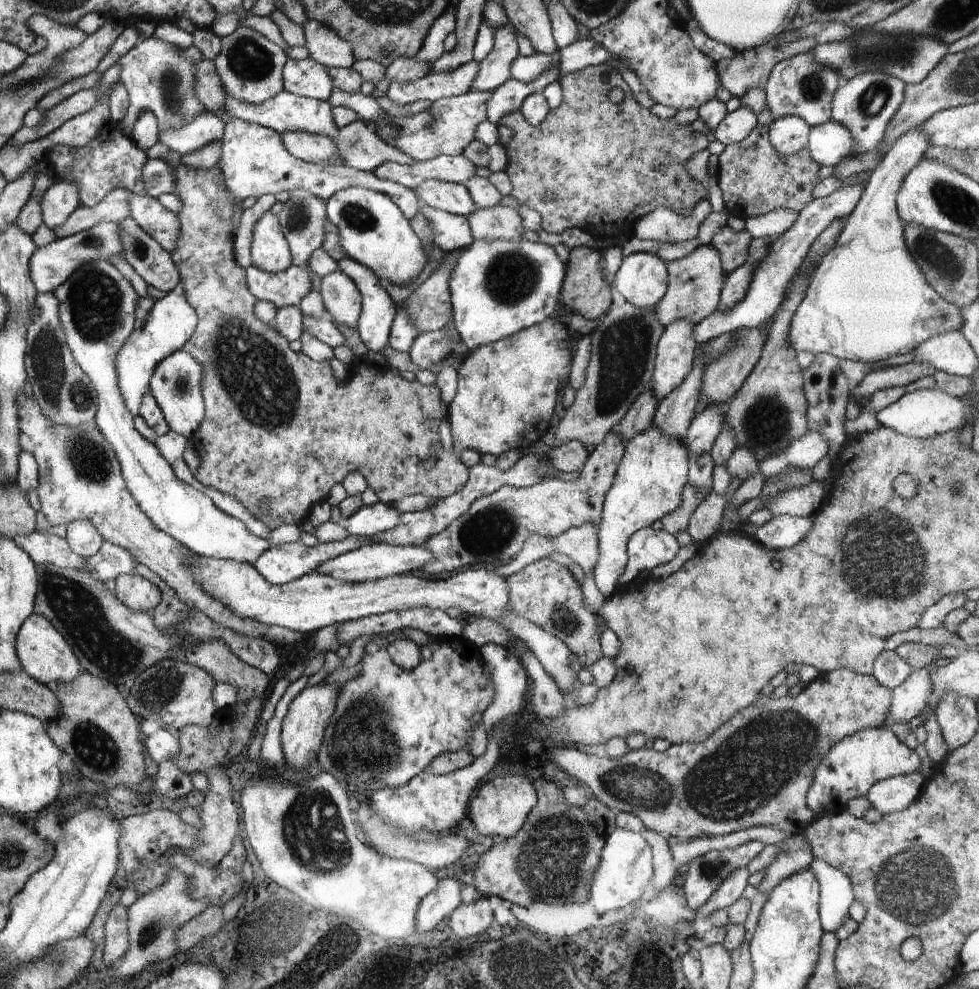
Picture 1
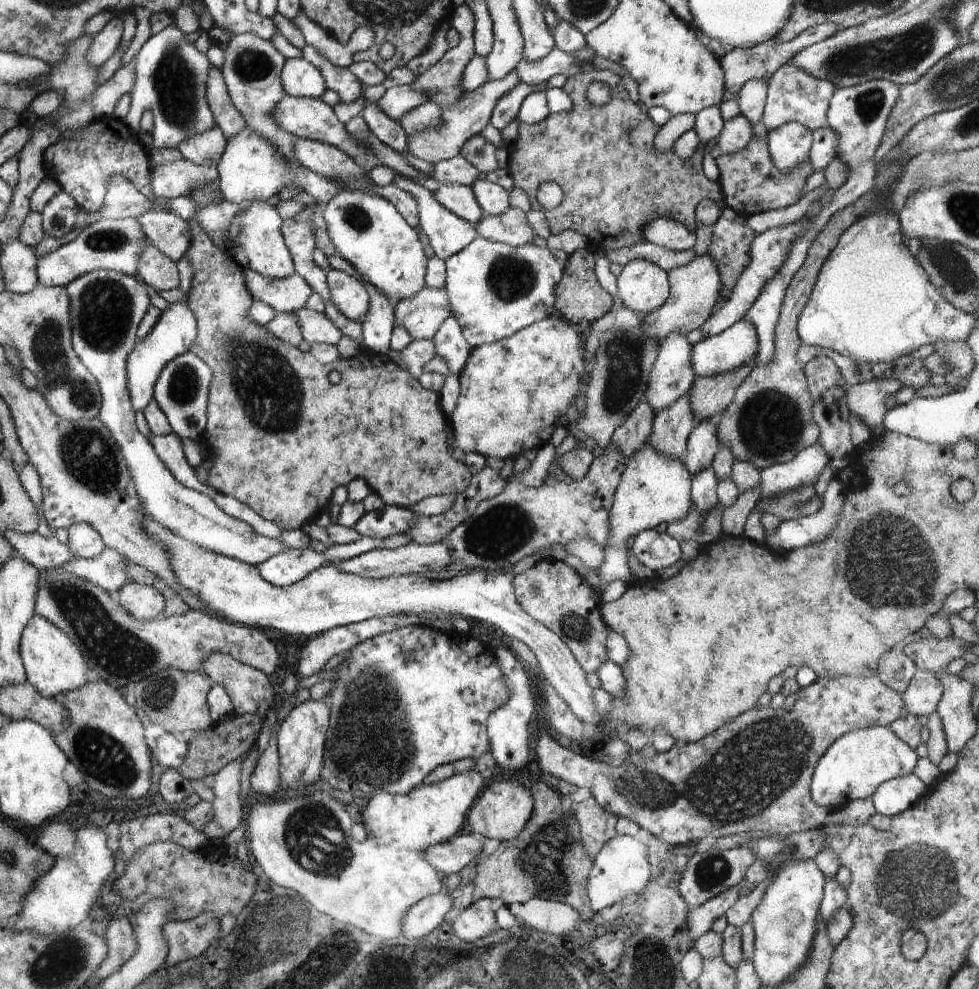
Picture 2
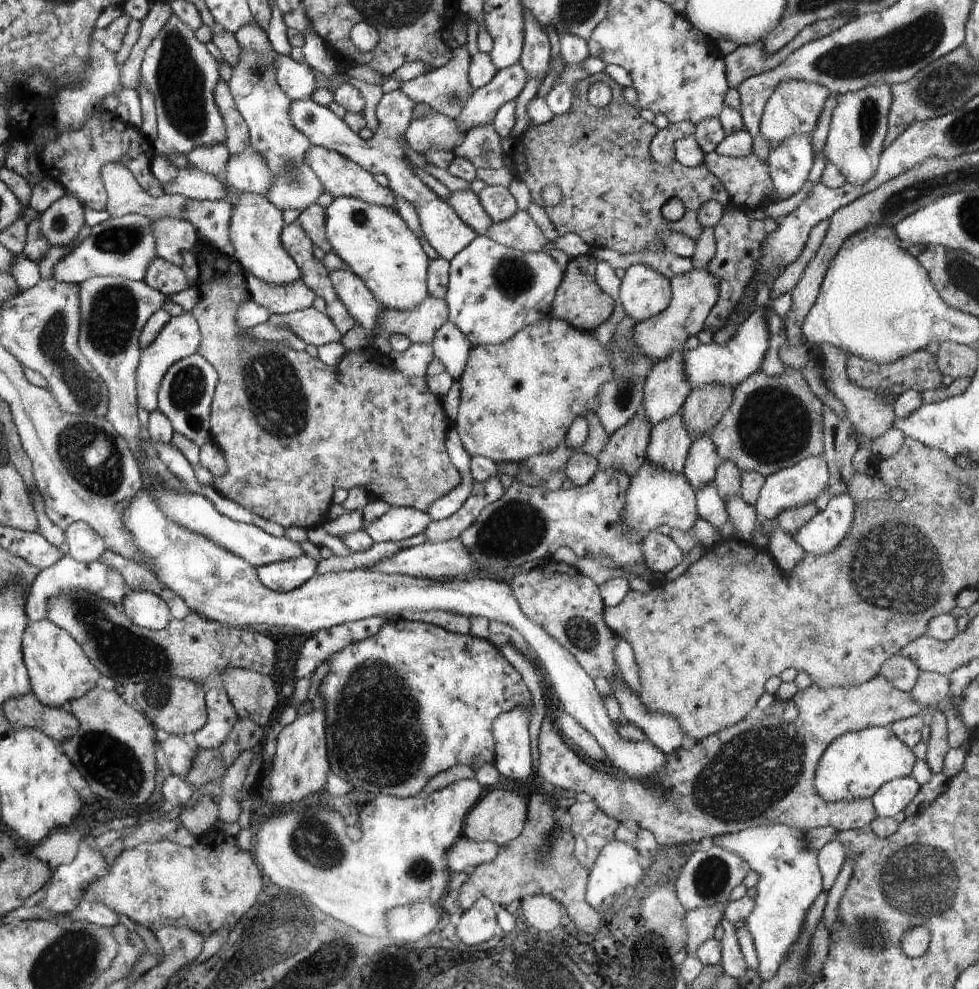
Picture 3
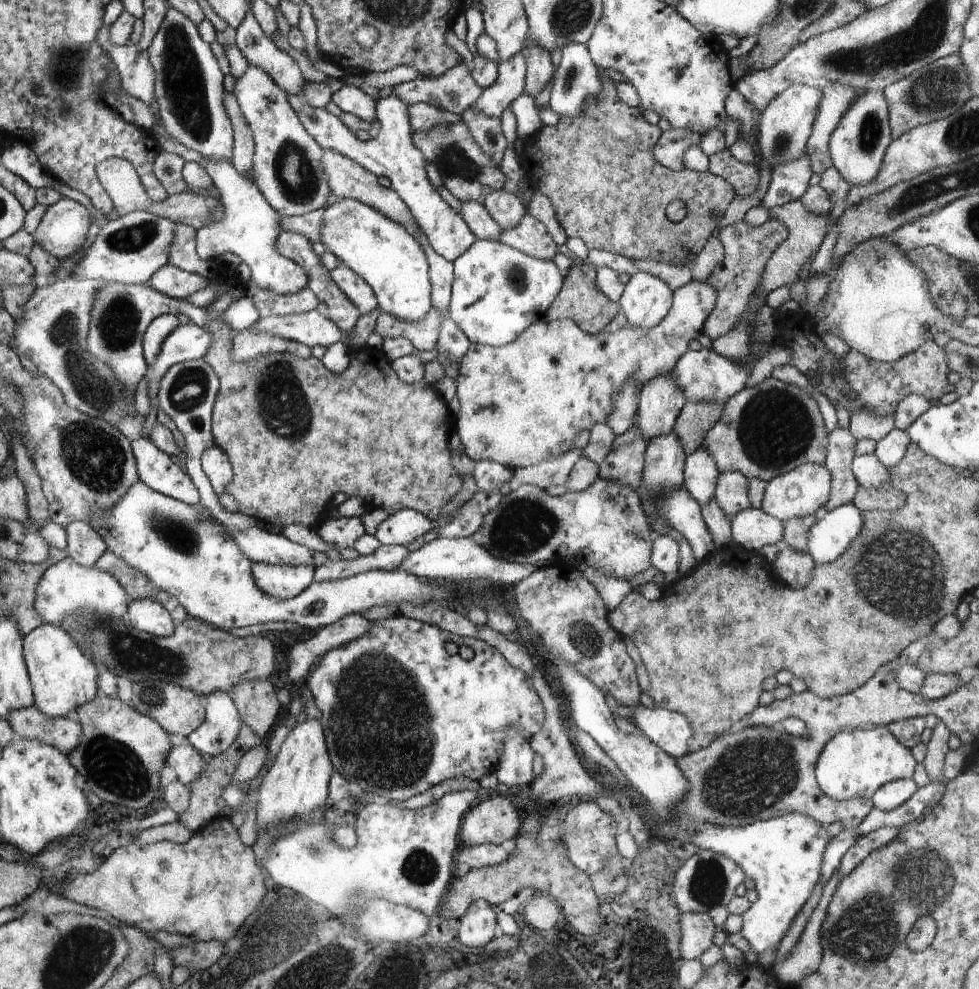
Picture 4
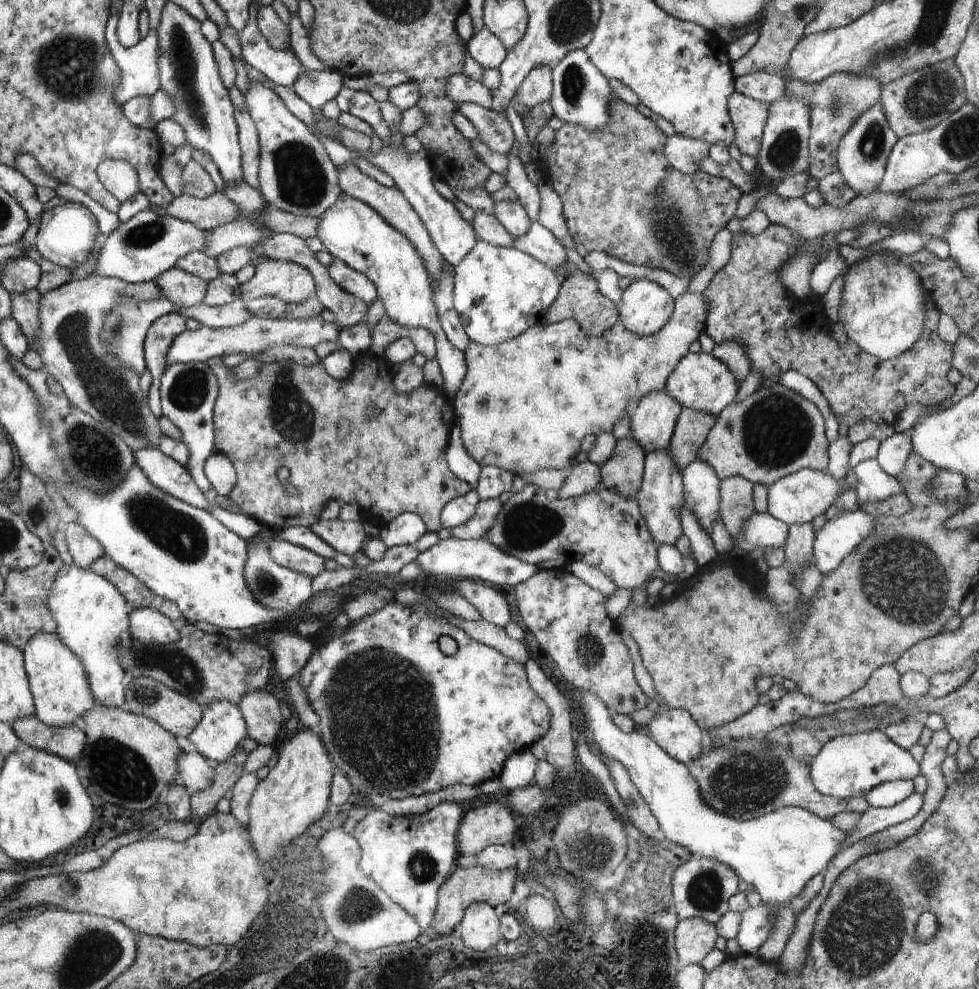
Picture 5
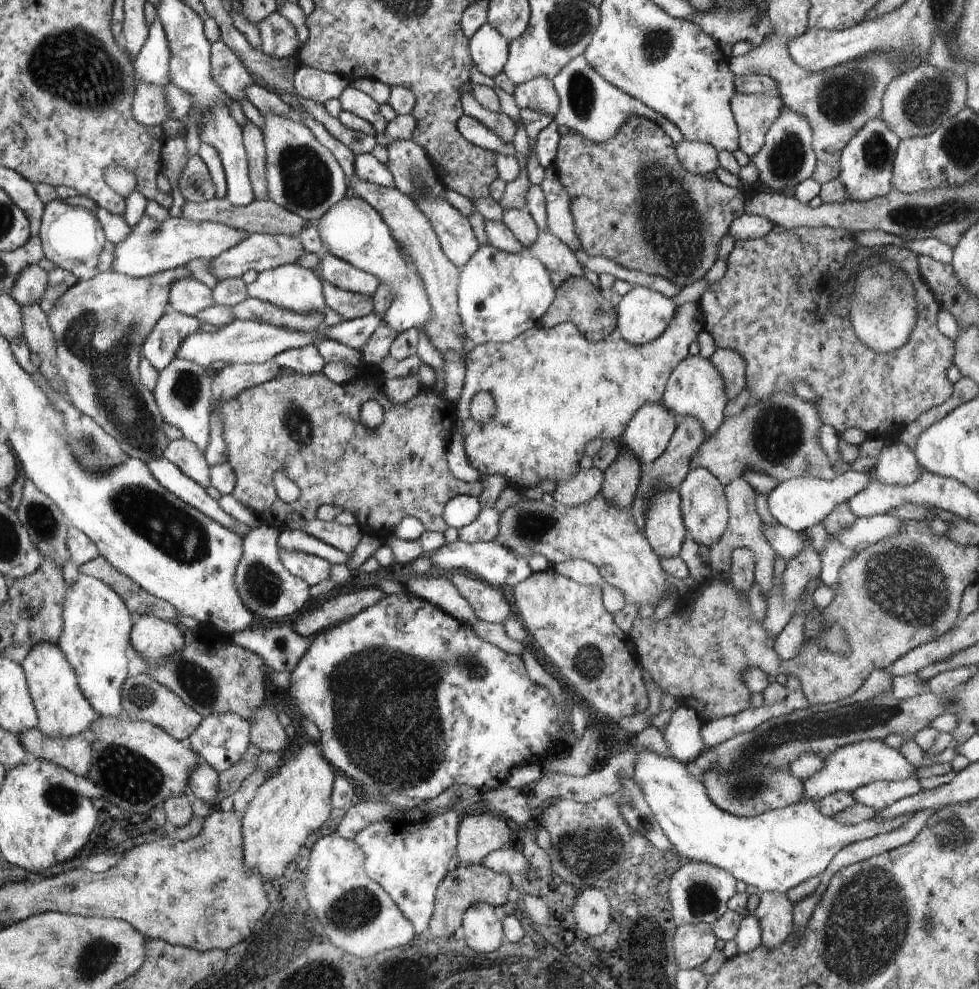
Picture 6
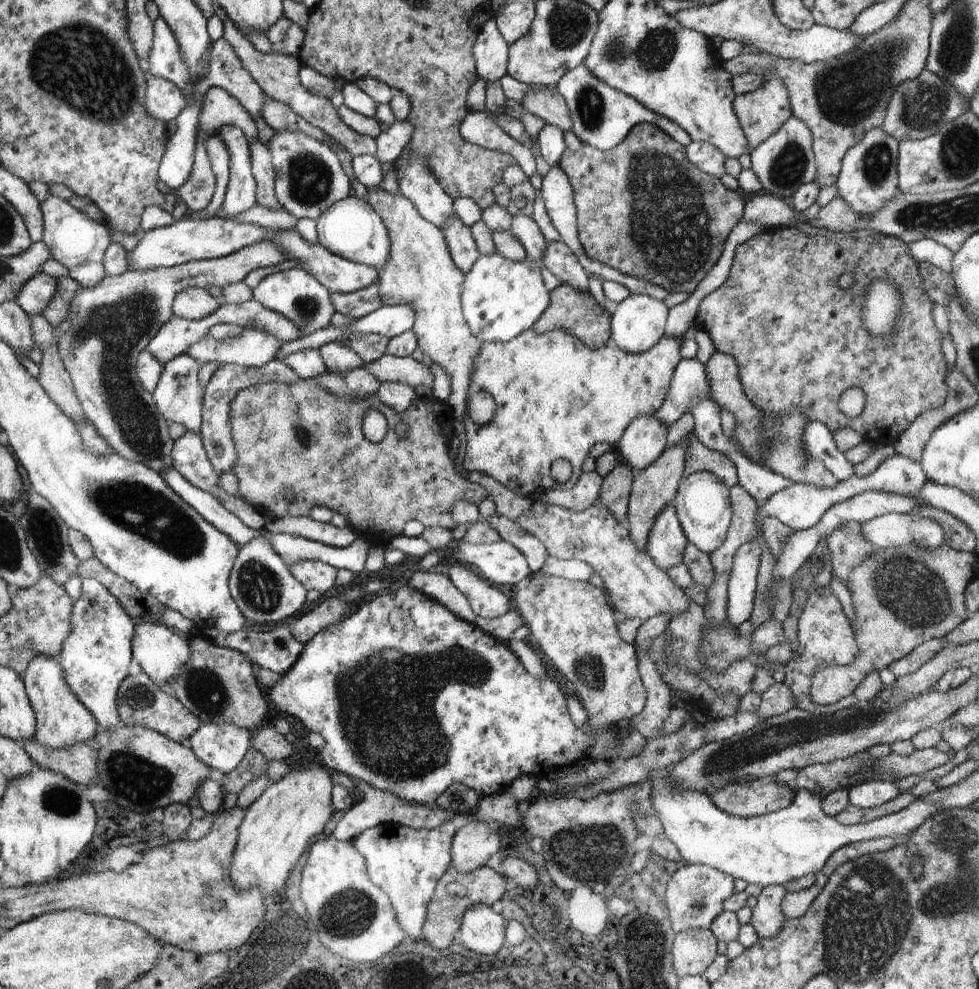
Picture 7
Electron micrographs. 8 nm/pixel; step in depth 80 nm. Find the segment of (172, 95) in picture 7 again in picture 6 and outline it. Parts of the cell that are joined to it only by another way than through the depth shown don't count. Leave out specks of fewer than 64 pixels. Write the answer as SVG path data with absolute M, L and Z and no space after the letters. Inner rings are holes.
M140 83L135 88L136 101L132 103L133 117L144 126L161 126L169 118L170 107L159 102L165 92L162 85Z

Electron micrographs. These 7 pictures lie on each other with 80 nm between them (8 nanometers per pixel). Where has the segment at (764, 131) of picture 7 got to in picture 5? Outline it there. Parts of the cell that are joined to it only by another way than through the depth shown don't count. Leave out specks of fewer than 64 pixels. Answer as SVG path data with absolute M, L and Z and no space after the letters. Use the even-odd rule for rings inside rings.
M736 90L729 96L727 107L735 128L735 143L743 155L755 157L759 153L770 105Z

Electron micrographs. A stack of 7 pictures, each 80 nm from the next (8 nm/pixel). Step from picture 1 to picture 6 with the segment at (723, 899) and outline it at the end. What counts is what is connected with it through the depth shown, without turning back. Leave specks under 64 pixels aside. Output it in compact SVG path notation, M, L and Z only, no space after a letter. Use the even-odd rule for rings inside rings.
M696 923L682 925L675 930L673 938L675 961L679 970L700 969L716 951L717 936L711 925Z

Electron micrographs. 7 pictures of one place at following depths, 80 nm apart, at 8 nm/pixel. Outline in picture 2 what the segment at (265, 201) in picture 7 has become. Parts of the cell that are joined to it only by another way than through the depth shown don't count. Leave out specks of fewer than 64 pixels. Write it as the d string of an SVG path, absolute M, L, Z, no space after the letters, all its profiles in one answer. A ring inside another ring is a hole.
M212 66L207 78L206 100L211 106L217 126L227 141L242 132L246 126L245 118L231 101L223 74Z

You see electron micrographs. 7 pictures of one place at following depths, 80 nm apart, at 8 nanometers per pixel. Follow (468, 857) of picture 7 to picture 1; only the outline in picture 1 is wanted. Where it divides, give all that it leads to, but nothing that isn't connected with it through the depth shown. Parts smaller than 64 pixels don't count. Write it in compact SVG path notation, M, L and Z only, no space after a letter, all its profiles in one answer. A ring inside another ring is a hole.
M500 774L485 780L478 786L476 794L469 800L467 816L470 817L481 835L487 837L502 836L502 838L509 839L520 832L536 803L537 794L528 777Z

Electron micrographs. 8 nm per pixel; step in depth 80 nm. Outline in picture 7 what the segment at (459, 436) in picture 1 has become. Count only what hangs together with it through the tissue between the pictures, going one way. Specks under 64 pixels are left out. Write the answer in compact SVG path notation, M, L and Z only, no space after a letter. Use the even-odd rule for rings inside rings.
M532 329L522 332L518 336L515 336L508 342L483 342L479 355L475 358L473 373L471 376L470 386L467 392L467 398L469 394L474 392L488 393L496 403L496 414L489 423L479 425L470 422L467 414L463 418L465 431L466 431L466 453L463 460L463 467L466 471L471 472L476 470L492 476L492 479L498 480L502 486L512 490L514 494L518 496L525 496L530 498L531 495L542 494L544 491L569 491L574 488L574 485L578 482L579 476L583 473L582 463L588 458L590 448L597 442L608 442L614 446L617 445L620 438L624 434L624 431L628 428L629 424L639 416L654 415L655 412L662 406L668 387L670 386L674 370L676 365L682 360L680 356L680 347L682 341L678 341L675 338L662 337L658 344L655 344L650 350L643 352L642 354L628 354L626 351L620 350L614 343L608 343L598 349L591 349L584 346L580 340L573 337L571 334L565 333L561 330L553 330L544 334L536 334ZM562 458L562 460L568 460L570 466L572 466L572 476L569 483L559 483L550 475L550 466L552 462Z

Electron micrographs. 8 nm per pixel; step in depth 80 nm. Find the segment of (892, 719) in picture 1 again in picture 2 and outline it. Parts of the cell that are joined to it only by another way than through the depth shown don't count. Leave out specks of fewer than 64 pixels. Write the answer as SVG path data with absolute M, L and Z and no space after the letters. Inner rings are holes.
M918 671L903 692L903 699L909 714L918 718L936 711L942 695L943 686L937 674Z

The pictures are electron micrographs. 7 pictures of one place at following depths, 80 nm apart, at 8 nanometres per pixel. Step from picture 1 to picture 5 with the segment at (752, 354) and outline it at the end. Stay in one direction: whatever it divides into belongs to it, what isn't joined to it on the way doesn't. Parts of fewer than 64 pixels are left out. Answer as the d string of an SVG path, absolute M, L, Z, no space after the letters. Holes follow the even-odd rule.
M683 408L677 426L669 442L669 455L675 466L682 472L692 462L698 460L699 448L704 444L709 430L714 426L713 416Z

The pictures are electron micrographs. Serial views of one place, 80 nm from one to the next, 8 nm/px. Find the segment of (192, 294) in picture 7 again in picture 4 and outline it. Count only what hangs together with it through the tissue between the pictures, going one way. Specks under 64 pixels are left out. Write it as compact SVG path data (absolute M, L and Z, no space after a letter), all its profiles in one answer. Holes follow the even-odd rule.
M173 264L163 266L150 278L147 285L164 296L174 300L185 300L199 293L210 284L203 276L179 269Z

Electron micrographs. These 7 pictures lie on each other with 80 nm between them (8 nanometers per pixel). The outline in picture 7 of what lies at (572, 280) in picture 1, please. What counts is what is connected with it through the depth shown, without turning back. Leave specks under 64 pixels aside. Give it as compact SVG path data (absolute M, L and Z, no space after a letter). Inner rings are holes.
M563 283L551 291L548 308L531 329L539 335L558 329L576 337L584 346L598 349L610 343L611 316L604 307L596 304L590 292L581 293Z

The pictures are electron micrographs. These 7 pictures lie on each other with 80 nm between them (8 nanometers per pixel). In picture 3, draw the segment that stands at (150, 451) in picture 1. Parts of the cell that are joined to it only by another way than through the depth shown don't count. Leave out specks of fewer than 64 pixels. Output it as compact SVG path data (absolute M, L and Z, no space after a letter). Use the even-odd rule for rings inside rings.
M92 277L79 285L81 323L79 347L84 357L107 384L109 410L105 416L127 442L131 453L141 465L137 450L141 422L137 417L137 368L141 357L139 336L148 319L171 300L147 285L146 281L131 281L120 277ZM167 485L162 487L142 486L142 489L150 491L157 500L160 508L167 517L170 517L175 524L183 529L193 533L201 534L209 538L209 541L215 542L231 553L237 554L253 567L264 566L270 563L279 563L297 559L306 554L298 543L292 542L288 537L275 537L264 532L257 526L236 522L223 514L220 514L216 507L203 495L198 493L181 493L175 489L168 489Z

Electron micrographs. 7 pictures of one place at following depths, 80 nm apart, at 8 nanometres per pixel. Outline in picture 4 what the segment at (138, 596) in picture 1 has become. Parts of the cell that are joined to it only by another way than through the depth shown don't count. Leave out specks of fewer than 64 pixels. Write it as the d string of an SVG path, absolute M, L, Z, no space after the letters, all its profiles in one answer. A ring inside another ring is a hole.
M138 599L128 607L126 624L155 637L170 637L175 633L176 622L158 602L152 599Z

